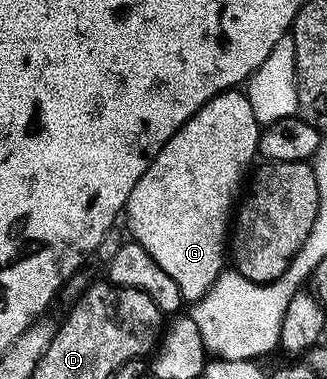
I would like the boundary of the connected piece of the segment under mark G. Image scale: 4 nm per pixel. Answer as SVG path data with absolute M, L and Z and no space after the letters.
M233 88L217 93L211 101L204 103L204 107L200 107L200 111L196 111L196 115L192 115L192 119L182 124L168 143L164 143L148 171L144 171L136 187L132 187L132 195L128 195L124 218L128 233L130 228L129 236L144 247L144 251L148 251L148 255L152 255L152 259L172 275L172 279L176 279L183 302L199 301L224 272L225 265L222 264L228 261L228 234L232 229L236 198L255 164L254 157L259 156L259 136L260 126L245 92Z

